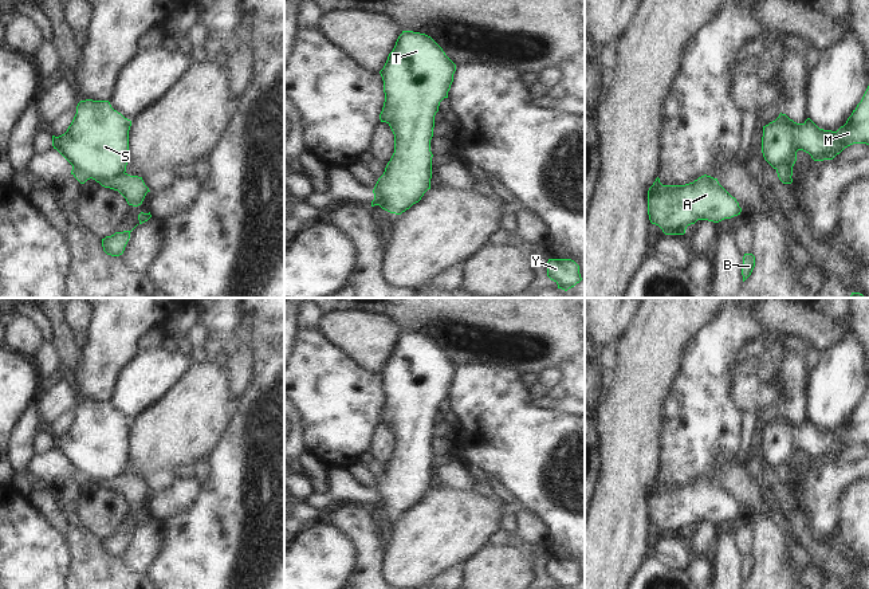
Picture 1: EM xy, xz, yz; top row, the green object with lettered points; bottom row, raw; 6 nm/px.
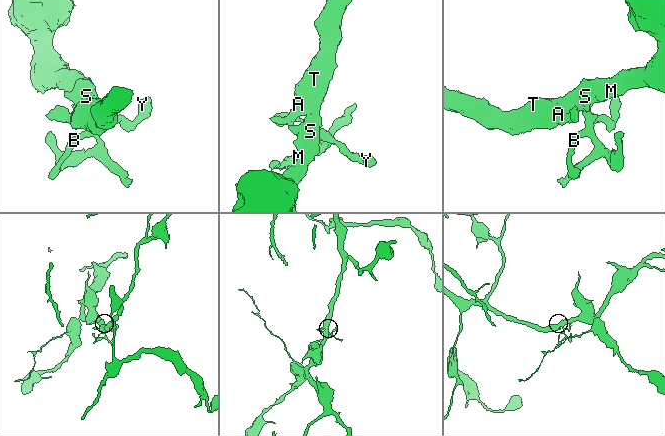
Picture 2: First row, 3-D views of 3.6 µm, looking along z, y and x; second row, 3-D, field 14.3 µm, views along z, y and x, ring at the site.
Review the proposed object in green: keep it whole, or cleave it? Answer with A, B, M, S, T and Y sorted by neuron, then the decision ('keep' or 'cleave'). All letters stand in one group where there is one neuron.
groups A M S T / B Y; cleave

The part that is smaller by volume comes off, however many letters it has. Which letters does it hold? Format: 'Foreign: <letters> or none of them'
Foreign: B, Y

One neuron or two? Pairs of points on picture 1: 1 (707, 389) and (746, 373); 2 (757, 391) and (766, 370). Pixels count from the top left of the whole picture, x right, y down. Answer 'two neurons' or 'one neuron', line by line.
1: two neurons
2: two neurons

